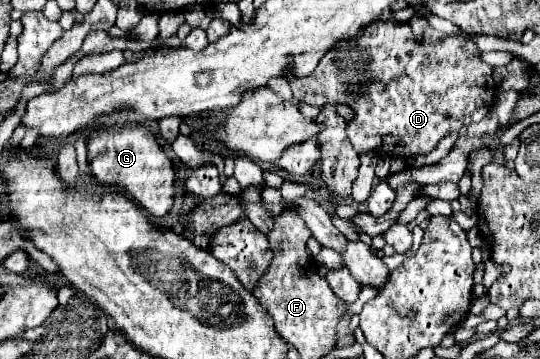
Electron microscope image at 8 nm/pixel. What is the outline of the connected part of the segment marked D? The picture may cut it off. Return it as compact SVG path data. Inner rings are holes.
M386 18L366 26L354 42L340 42L340 46L334 46L320 60L320 66L312 74L306 78L294 78L290 88L296 102L306 102L310 106L322 108L324 104L336 102L350 104L356 110L356 120L348 124L348 138L358 154L374 150L390 156L410 158L418 154L430 154L448 134L464 132L470 124L486 118L494 96L484 96L484 88L496 88L492 70L492 66L480 60L480 50L468 38L468 34L450 36L428 28L424 32L424 42L418 44L408 24Z

